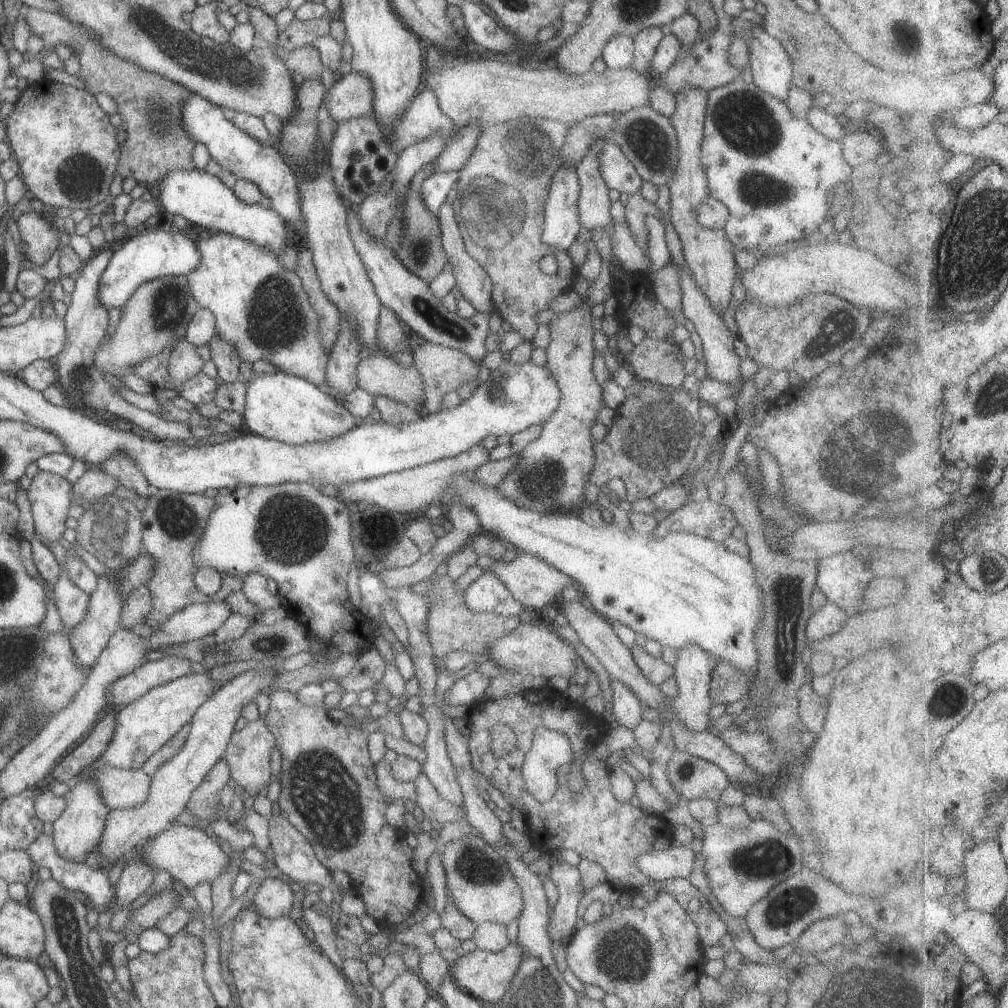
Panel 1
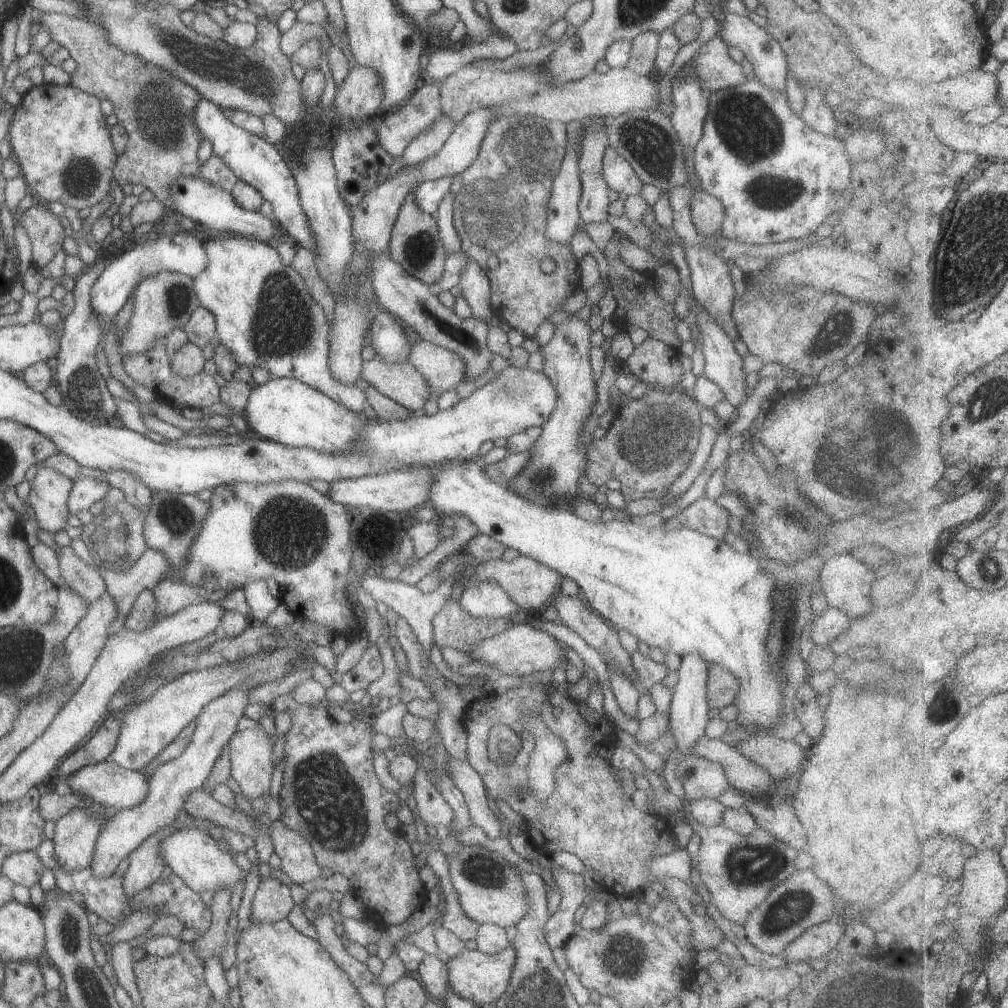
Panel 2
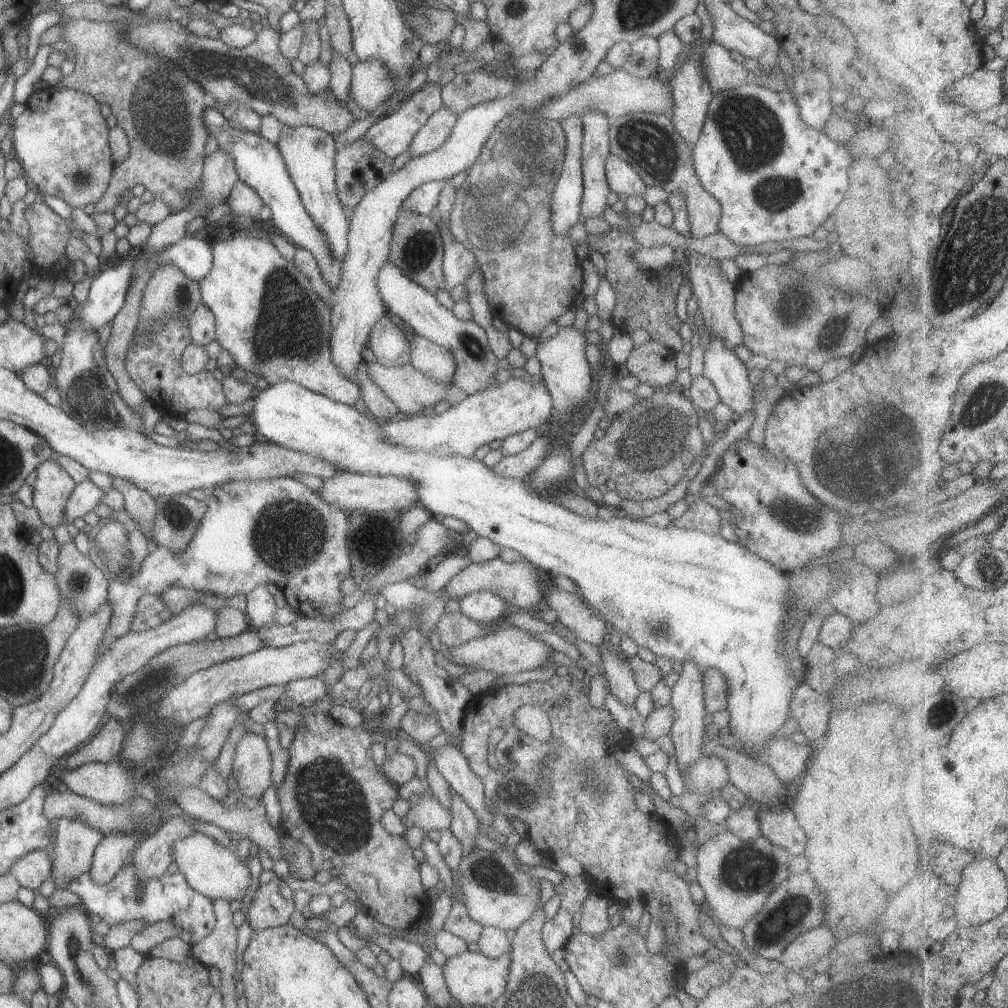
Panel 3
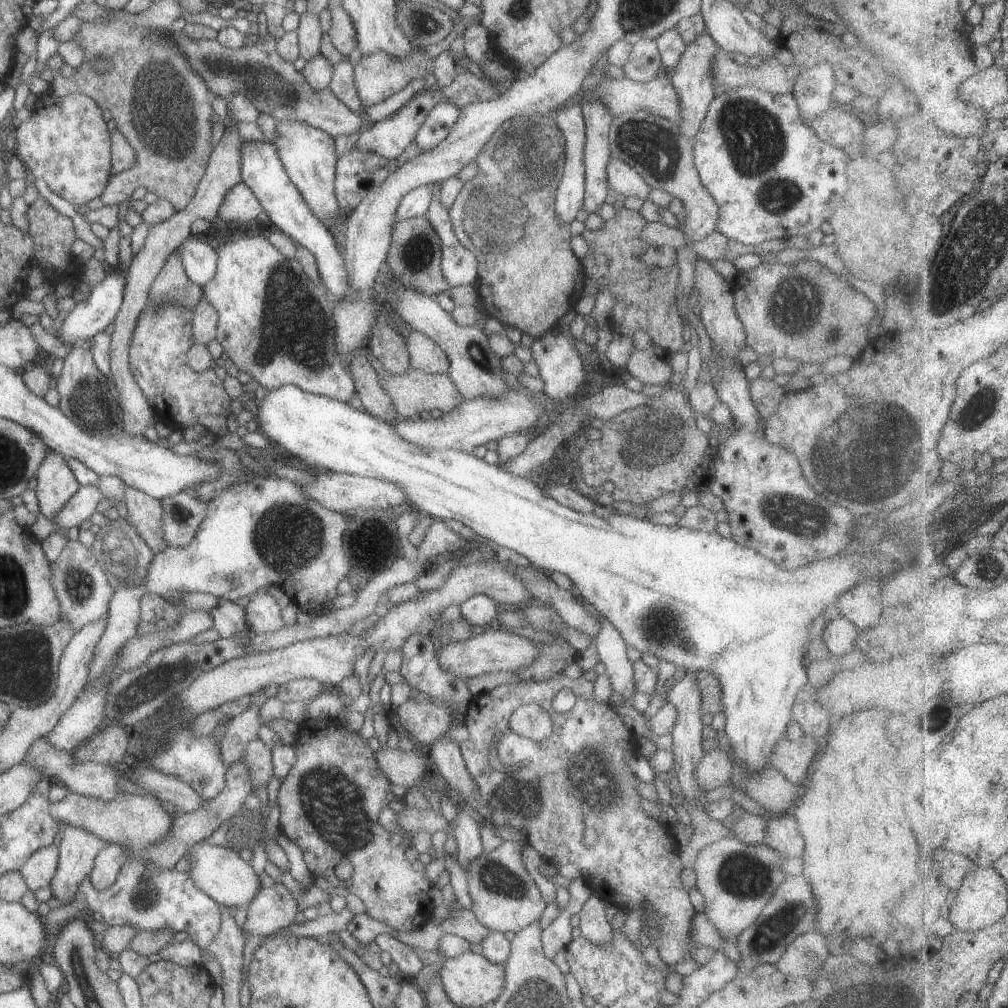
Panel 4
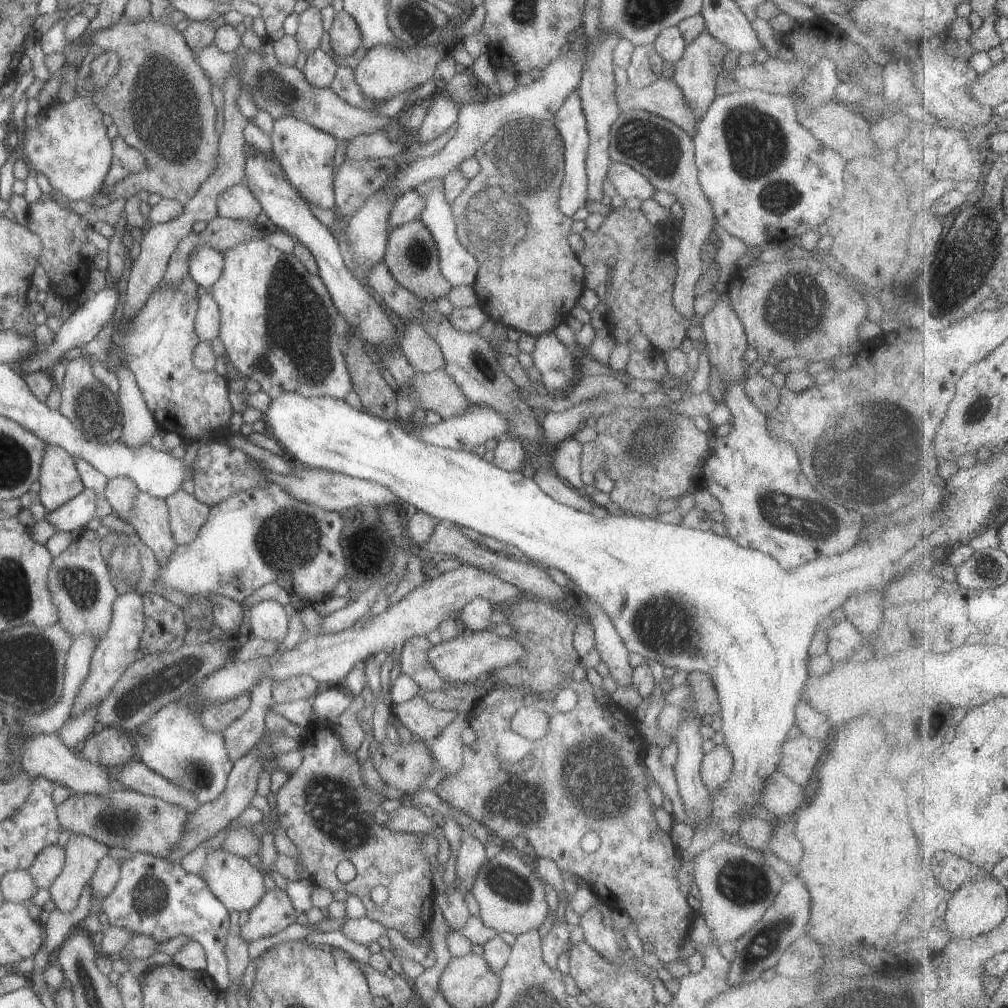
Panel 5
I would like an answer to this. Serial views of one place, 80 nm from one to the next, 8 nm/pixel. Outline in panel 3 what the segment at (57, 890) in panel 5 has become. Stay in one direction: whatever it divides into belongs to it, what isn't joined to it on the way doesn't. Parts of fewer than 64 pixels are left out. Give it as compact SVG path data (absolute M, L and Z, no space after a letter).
M79 818L57 820L50 872L56 888L63 890L69 880L89 871L94 849L101 838L101 832L83 824Z

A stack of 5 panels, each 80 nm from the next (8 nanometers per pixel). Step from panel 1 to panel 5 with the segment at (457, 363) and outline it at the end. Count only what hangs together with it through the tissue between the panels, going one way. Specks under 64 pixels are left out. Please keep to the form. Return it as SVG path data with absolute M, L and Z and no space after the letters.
M411 323L398 340L398 344L403 357L414 371L429 373L443 368L442 353L435 340L421 326Z

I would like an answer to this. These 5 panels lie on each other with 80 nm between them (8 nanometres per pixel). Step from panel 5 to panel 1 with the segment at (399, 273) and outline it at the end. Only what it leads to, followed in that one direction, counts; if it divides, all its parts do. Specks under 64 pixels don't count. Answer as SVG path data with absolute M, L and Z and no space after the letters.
M432 162L427 163L419 170L416 170L408 182L401 204L402 231L400 232L400 243L393 252L398 261L411 274L418 276L426 283L435 278L442 271L443 265L448 261L440 243L440 228L437 217L423 206L420 195L420 184L433 172Z

